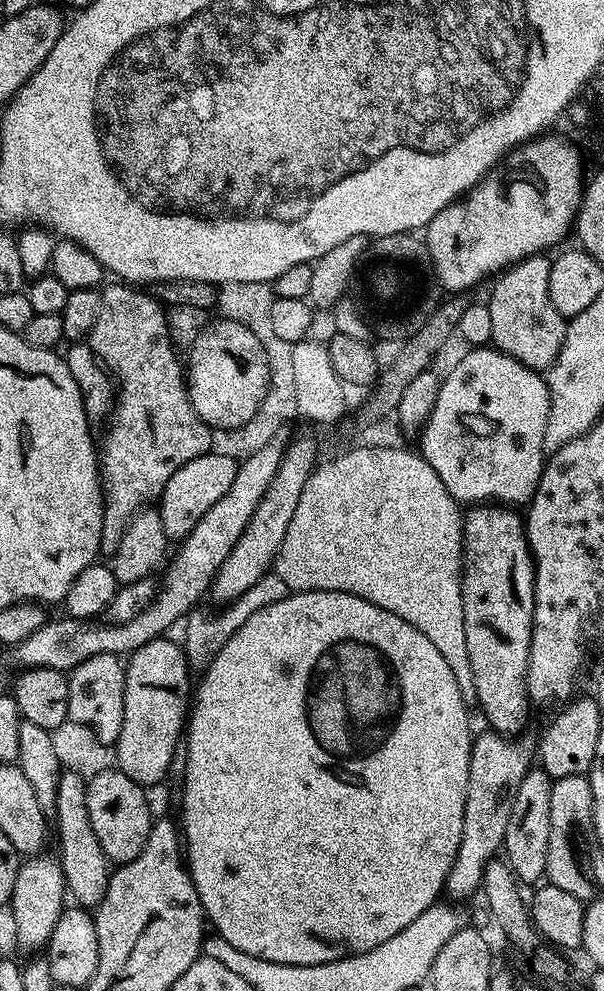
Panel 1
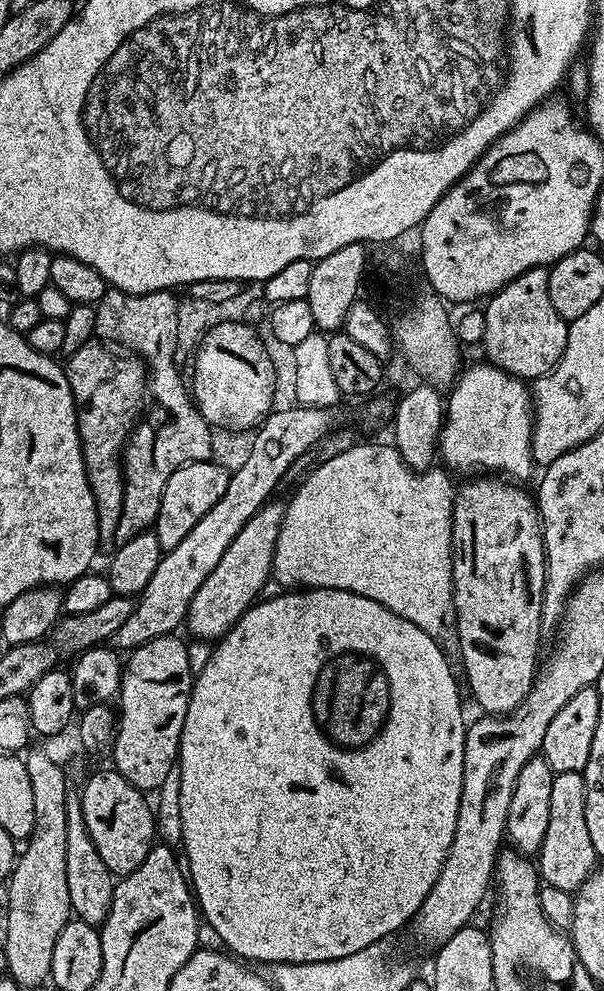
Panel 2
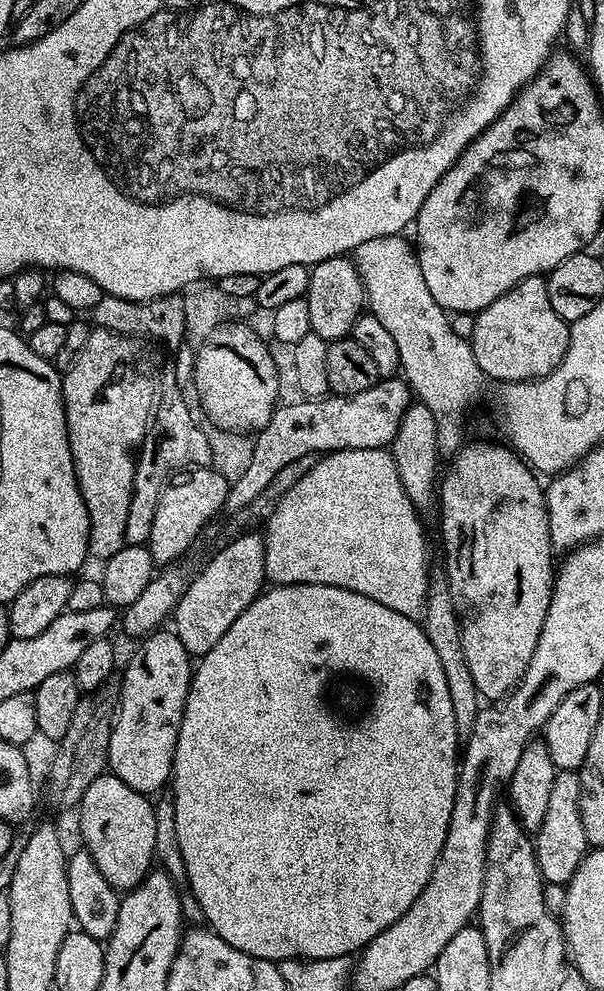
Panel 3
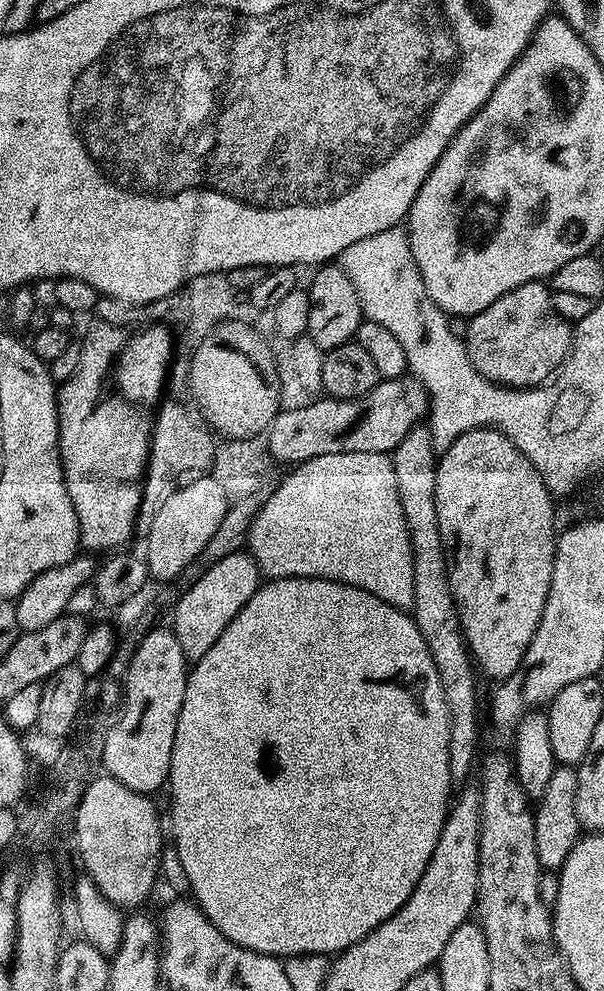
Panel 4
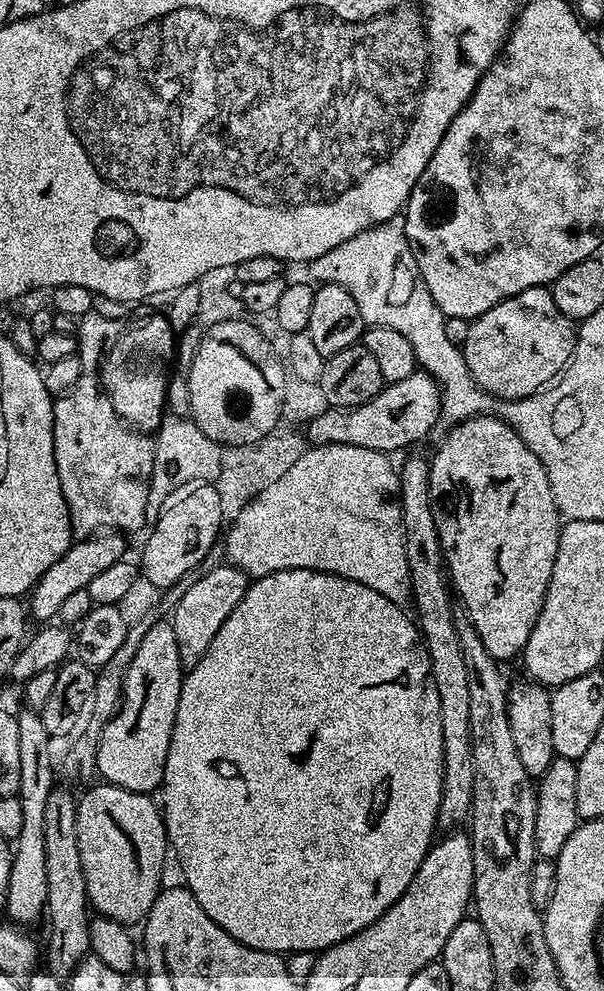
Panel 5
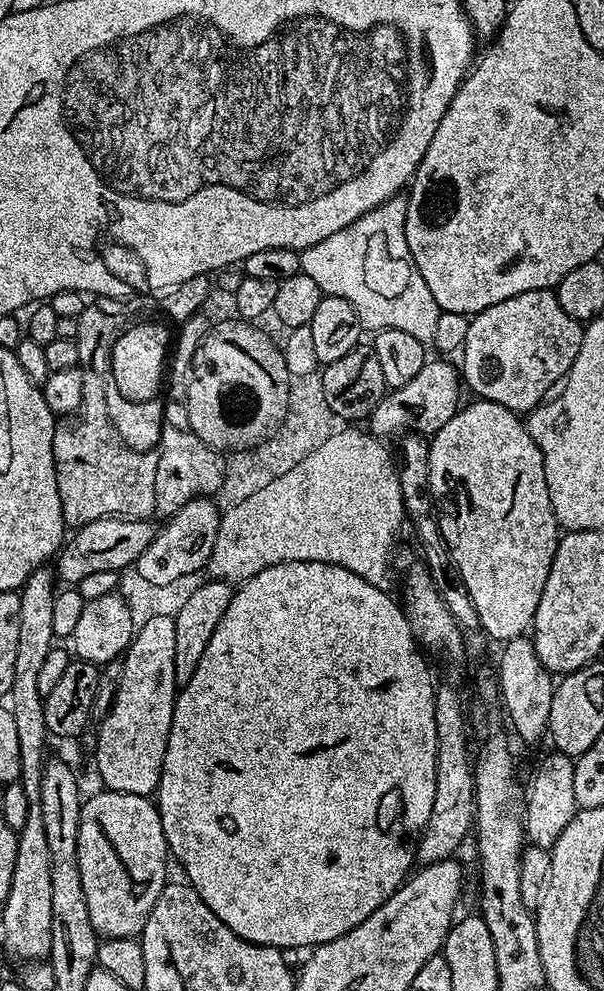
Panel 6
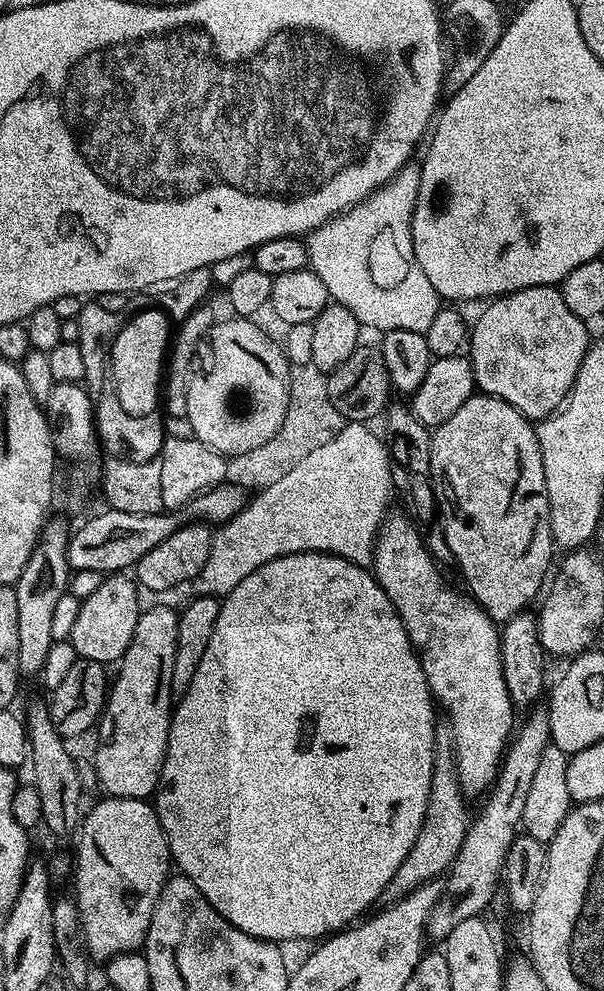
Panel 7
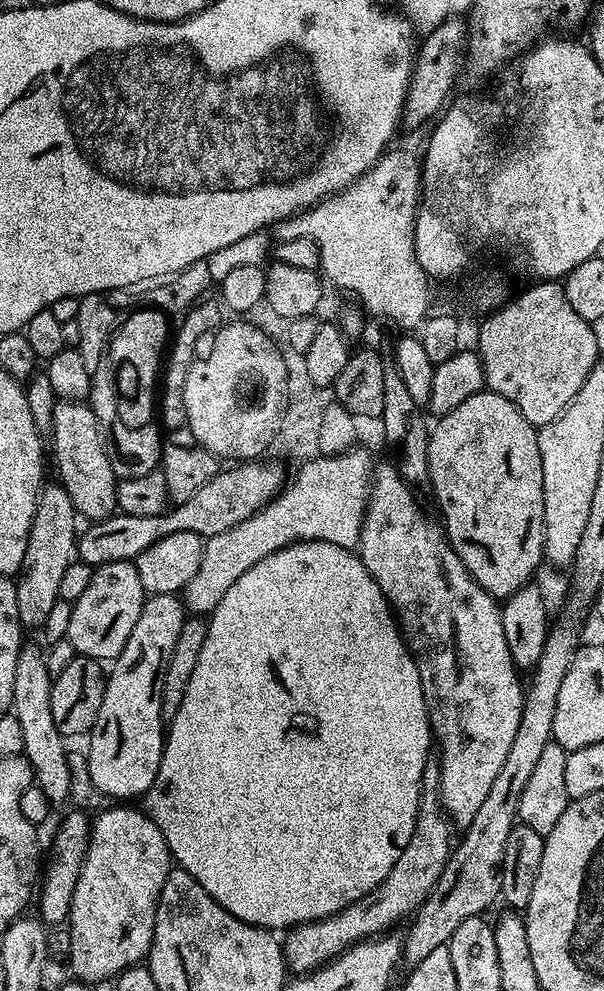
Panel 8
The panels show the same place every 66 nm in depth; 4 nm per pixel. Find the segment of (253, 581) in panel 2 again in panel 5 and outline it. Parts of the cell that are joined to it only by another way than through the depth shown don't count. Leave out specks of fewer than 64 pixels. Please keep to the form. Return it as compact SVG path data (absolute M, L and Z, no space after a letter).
M224 562L219 568L211 570L206 578L194 582L186 591L170 615L174 638L178 642L181 669L187 670L198 666L198 662L202 662L202 654L206 654L210 642L214 642L214 634L218 634L222 622L226 622L226 618L234 614L234 606L242 602L249 583L250 577L242 569L234 568L231 564Z

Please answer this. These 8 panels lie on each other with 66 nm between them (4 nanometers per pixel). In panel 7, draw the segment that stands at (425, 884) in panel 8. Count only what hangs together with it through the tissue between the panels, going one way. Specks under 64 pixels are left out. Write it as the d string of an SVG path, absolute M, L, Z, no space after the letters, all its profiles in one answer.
M446 722L437 723L434 738L434 762L430 778L430 798L426 802L426 818L422 818L422 830L410 846L410 854L398 866L398 874L388 883L386 893L389 901L403 900L409 892L430 880L443 877L451 868L454 858L462 850L462 842L468 833L470 815L469 801L460 788L460 777L456 775L456 751L452 749L452 728Z

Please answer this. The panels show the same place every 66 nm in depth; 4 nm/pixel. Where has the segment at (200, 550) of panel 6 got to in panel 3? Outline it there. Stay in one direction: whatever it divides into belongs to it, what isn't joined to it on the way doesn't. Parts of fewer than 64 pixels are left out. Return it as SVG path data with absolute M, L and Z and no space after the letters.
M211 466L191 469L180 479L169 483L158 498L158 510L154 510L154 522L150 526L146 546L160 566L179 561L180 555L199 538L200 531L215 518L216 511L223 509L228 502L230 482Z

